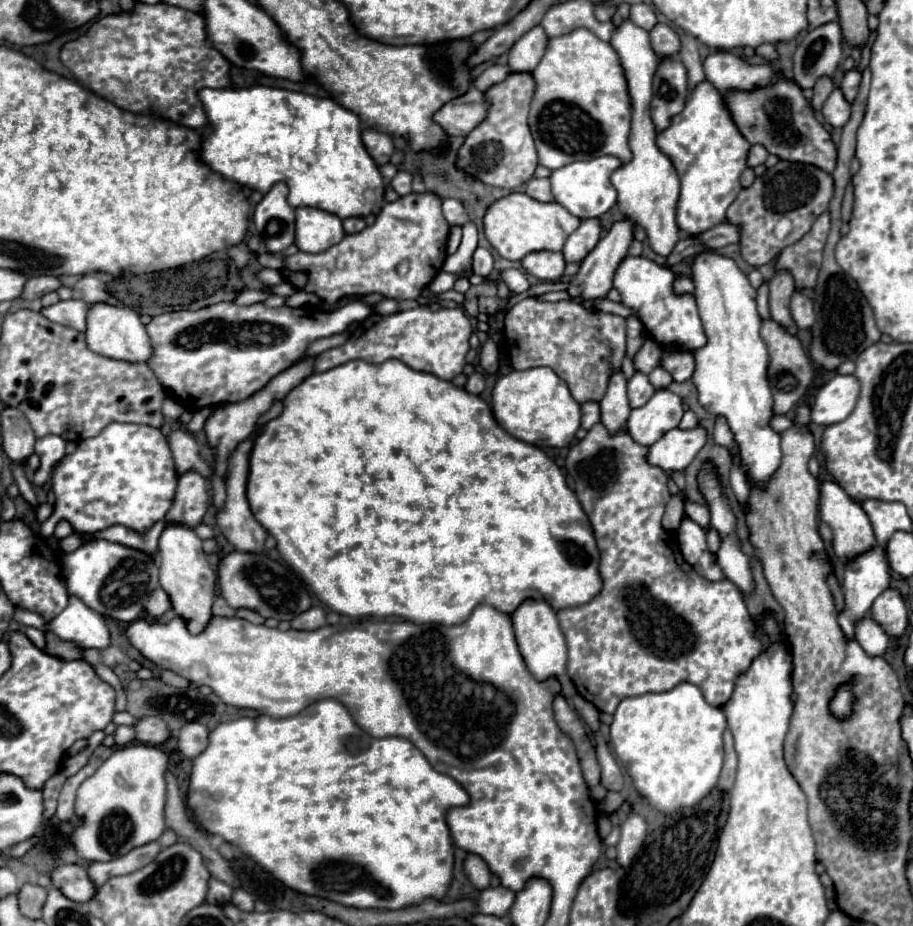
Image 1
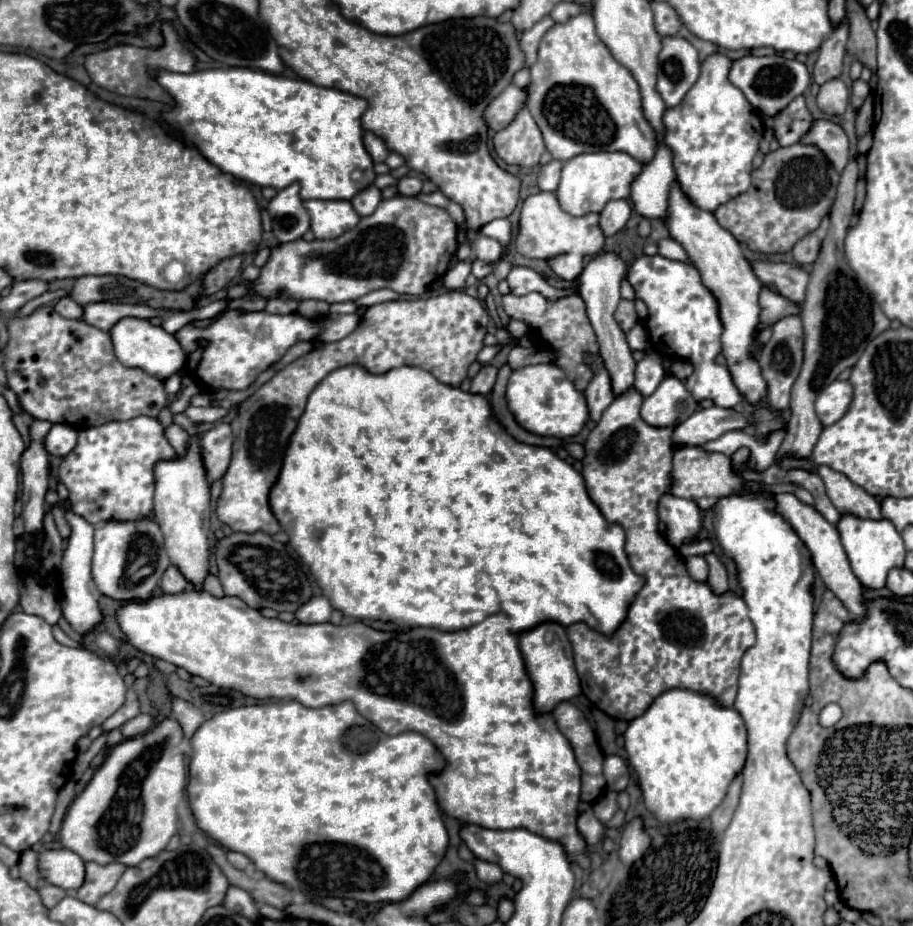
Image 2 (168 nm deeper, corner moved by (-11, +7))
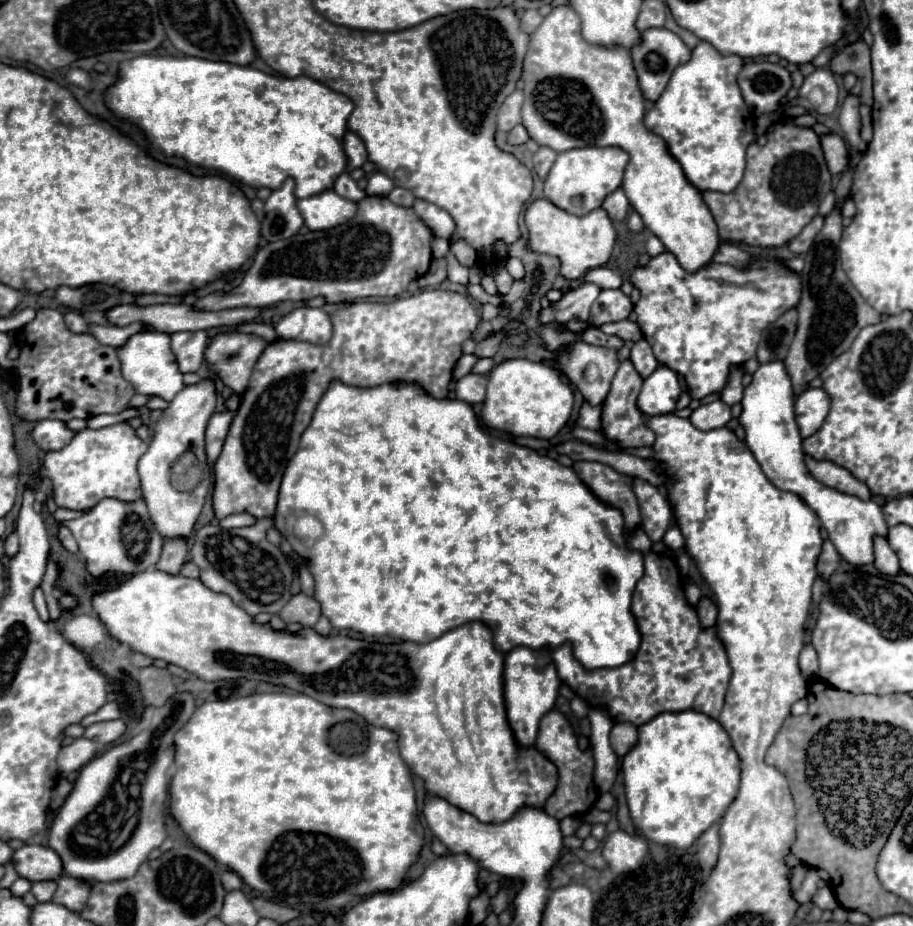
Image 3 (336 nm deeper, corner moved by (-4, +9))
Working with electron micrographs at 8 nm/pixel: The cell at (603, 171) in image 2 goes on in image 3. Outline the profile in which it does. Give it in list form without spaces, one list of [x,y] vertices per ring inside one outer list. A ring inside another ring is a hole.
[[[575,148],[561,152],[545,178],[545,198],[551,200],[555,206],[563,208],[569,214],[585,216],[591,210],[599,208],[607,194],[615,192],[621,182],[625,168],[629,164],[629,154],[621,148]]]

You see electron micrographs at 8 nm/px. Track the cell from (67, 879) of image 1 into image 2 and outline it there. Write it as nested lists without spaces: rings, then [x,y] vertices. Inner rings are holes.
[[[44,850],[38,854],[38,870],[46,882],[64,888],[78,890],[84,882],[84,862],[72,850]]]

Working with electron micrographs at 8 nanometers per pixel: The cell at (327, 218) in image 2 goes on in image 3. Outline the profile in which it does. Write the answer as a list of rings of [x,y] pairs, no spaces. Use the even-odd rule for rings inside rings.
[[[333,190],[321,192],[317,196],[297,200],[297,208],[305,220],[305,226],[309,230],[329,230],[335,228],[357,212],[357,204],[341,198]]]

